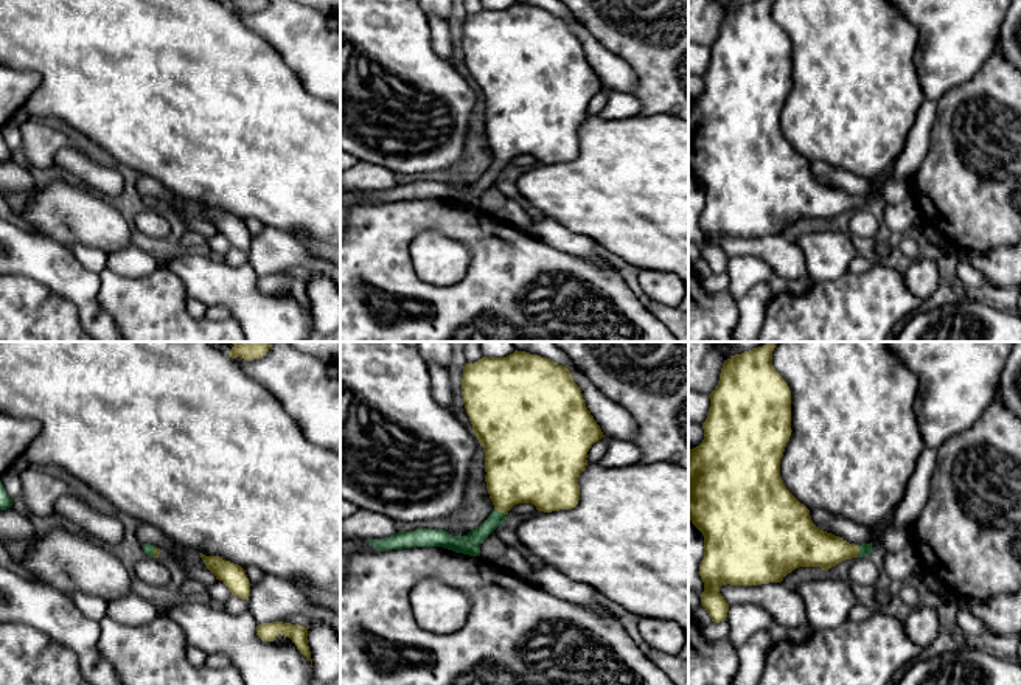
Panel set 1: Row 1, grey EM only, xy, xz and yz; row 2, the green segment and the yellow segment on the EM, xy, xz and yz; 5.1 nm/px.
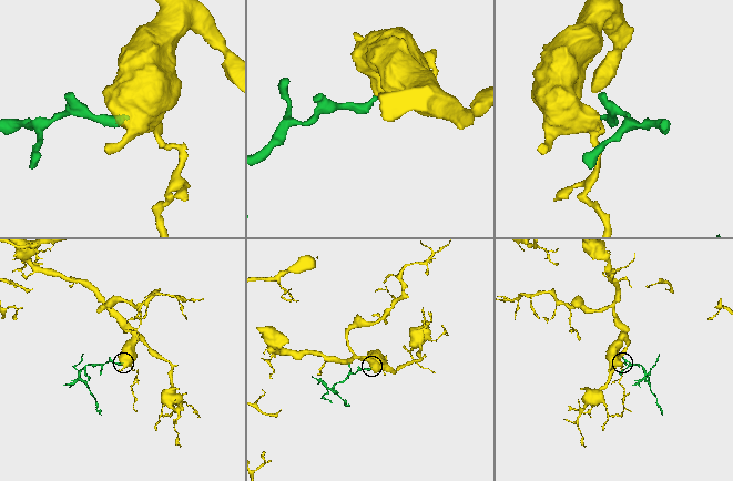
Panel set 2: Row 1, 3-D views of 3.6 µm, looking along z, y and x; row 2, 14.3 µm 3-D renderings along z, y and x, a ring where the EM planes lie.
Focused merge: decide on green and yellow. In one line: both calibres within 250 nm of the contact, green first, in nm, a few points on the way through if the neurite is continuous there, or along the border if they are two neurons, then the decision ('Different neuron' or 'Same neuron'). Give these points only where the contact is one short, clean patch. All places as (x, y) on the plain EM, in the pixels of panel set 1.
Thickness 110 nm (green) against 360 nm. Path across: xz (470, 196), (501, 165), (507, 137), (519, 121). Same neuron

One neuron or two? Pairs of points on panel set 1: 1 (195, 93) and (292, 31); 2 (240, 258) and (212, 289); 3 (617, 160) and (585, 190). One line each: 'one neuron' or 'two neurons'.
1: two neurons
2: two neurons
3: one neuron

